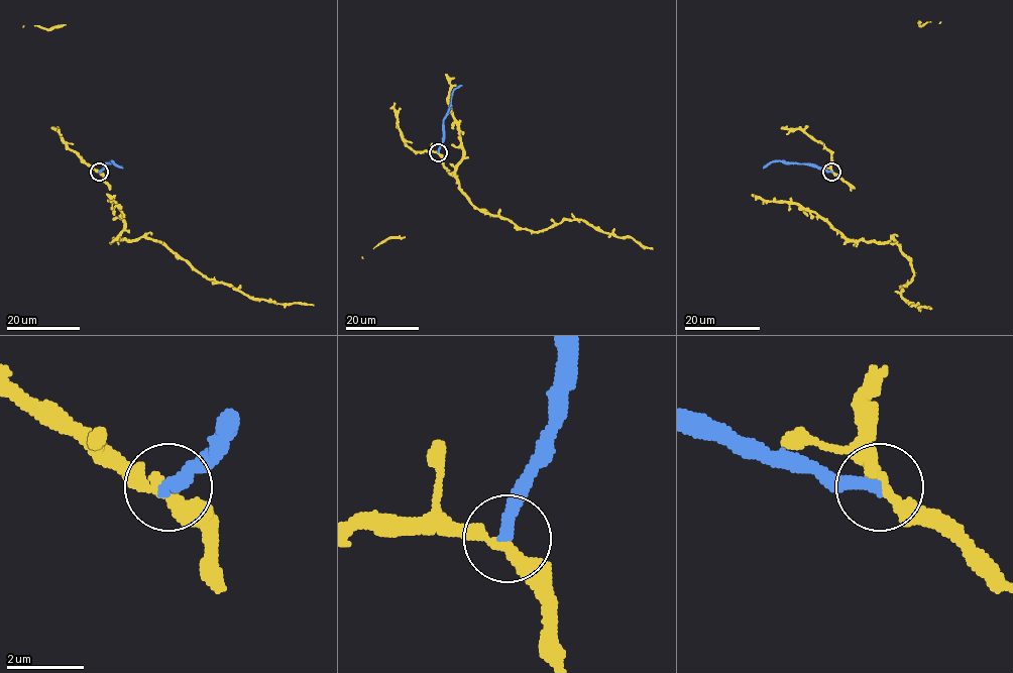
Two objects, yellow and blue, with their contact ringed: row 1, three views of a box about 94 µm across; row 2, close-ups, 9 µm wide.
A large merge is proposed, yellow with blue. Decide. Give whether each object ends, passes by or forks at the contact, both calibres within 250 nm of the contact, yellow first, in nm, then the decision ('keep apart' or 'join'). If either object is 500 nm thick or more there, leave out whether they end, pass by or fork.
yellow passes by | blue ends | 320/320 nm | keep apart

